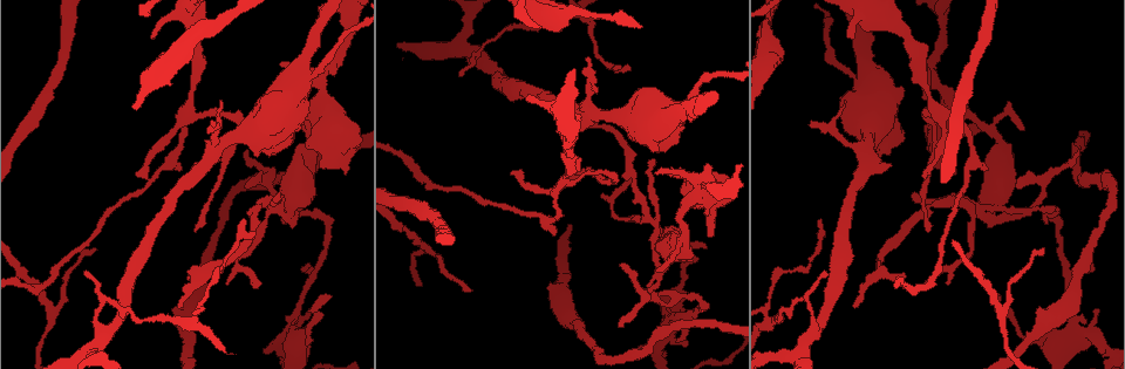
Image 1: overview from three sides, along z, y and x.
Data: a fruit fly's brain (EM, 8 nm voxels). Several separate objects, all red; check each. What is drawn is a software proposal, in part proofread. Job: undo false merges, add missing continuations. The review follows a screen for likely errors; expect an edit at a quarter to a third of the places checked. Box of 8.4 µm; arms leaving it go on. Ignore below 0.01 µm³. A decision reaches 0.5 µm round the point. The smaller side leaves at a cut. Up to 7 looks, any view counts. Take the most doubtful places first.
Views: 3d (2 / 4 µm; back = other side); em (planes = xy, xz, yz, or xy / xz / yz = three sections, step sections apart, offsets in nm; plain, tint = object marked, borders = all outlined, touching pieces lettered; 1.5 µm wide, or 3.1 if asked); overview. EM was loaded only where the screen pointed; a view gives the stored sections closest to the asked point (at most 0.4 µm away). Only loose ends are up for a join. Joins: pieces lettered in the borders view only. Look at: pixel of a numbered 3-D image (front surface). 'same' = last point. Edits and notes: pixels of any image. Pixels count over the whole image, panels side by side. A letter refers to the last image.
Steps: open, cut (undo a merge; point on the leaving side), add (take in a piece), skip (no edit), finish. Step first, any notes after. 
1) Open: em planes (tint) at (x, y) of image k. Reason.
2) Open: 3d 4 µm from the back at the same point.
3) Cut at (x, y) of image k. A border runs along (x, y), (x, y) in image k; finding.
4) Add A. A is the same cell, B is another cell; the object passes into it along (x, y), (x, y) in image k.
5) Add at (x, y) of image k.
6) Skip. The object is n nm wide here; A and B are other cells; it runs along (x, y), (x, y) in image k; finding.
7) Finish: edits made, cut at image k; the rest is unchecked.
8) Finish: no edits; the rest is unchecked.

Open: em planes (plain) at (812, 121) of image 1. An open end.

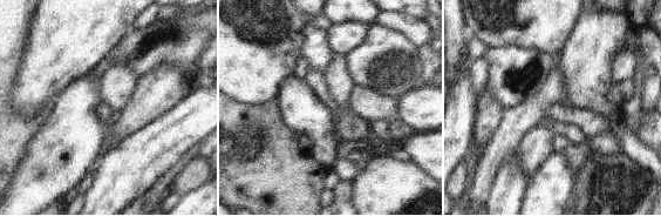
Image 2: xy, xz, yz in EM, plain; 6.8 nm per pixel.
Open: em planes (borders) at the same point.

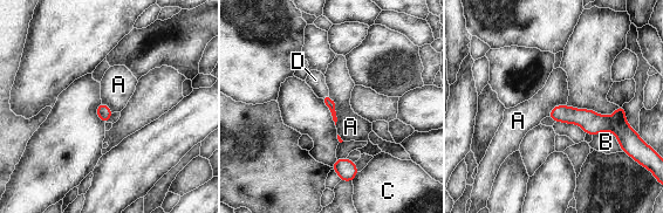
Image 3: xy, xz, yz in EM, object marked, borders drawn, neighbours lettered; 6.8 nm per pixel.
Add D. D is the same cell, A, B and C are other cells; it goes on there.

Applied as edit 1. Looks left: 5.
Open: 3d 2 µm from the back at (295, 332) of image 1. Four-way junction.

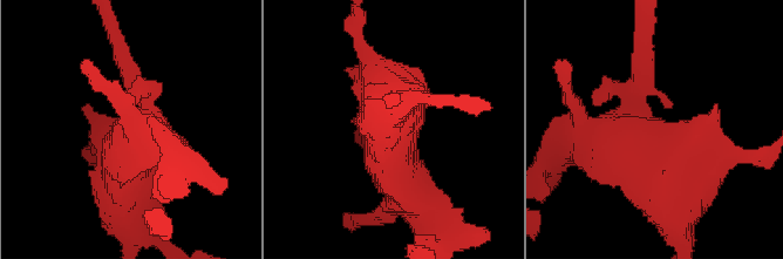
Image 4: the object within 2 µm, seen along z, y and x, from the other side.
Open: em xy step 4 (borders) at (134, 132) of image 4. Shape alone is not enough.

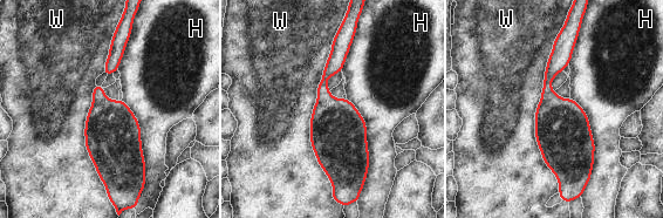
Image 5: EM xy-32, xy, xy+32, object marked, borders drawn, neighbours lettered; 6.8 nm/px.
Skip. The longest contact is with W, 1000 nm; H and W are other cells; a border runs along (569, 97), (594, 143), (588, 183) in image 5; all the same cell.

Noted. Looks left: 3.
Open: em planes (tint) at (595, 172) of image 1. Abrupt turn.

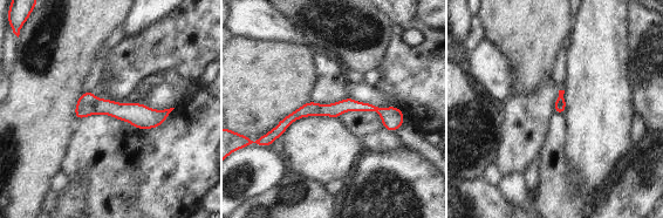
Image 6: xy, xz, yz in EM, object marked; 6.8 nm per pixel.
Open: em planes (borders) at the same point.

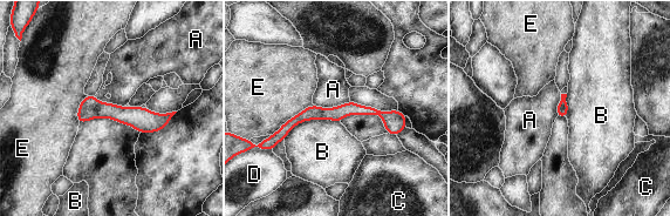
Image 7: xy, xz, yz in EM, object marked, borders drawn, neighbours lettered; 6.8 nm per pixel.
Skip. The object is 80 nm wide here; the longest contact is with B, 420 nm; A, B, C, D and E are other cells; continuous, no second cell.

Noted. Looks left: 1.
Finish: edits made, add at image 3; the rest is unchecked.

